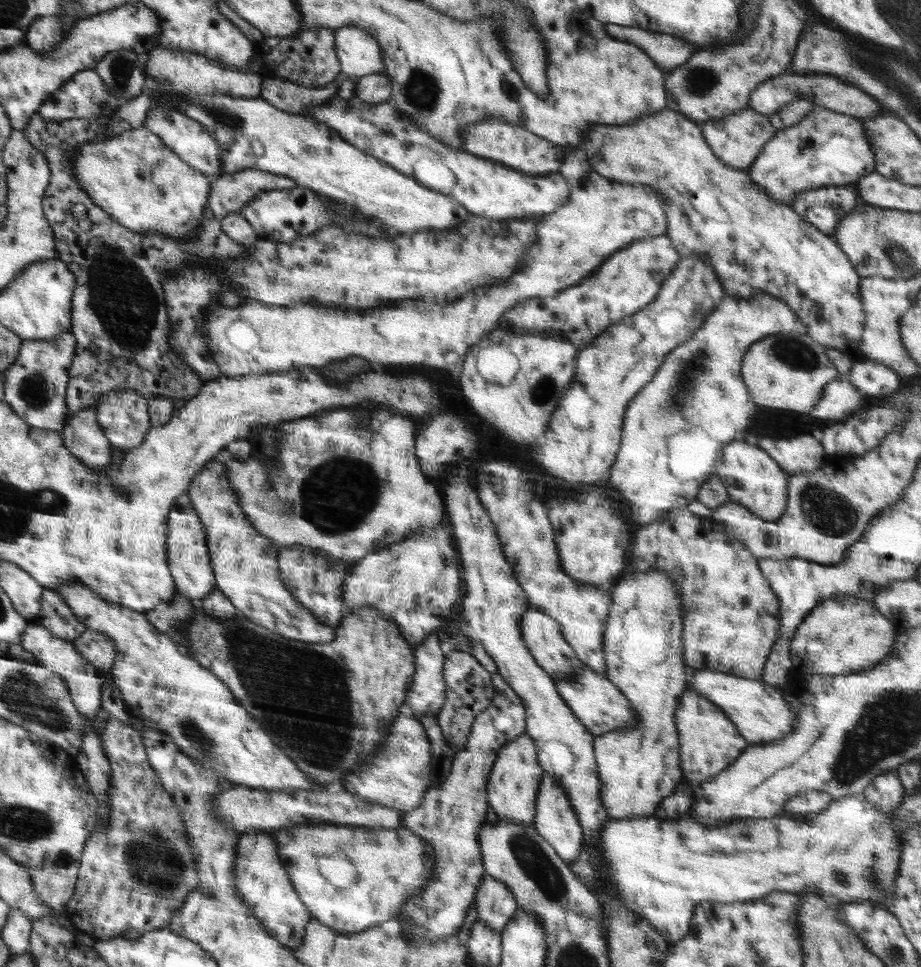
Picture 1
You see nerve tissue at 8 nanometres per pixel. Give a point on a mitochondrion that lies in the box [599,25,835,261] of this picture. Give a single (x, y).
(702, 80)

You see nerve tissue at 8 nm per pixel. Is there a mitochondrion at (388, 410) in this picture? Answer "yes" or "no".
no

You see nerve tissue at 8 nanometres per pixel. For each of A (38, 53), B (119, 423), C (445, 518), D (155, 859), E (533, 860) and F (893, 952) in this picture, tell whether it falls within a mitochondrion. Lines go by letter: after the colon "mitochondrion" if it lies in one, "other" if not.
A: other
B: other
C: other
D: mitochondrion
E: mitochondrion
F: mitochondrion

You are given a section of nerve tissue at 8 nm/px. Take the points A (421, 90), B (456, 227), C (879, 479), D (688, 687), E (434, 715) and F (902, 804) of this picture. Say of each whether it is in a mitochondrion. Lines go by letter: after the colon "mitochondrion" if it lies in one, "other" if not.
A: mitochondrion
B: other
C: other
D: other
E: other
F: other

